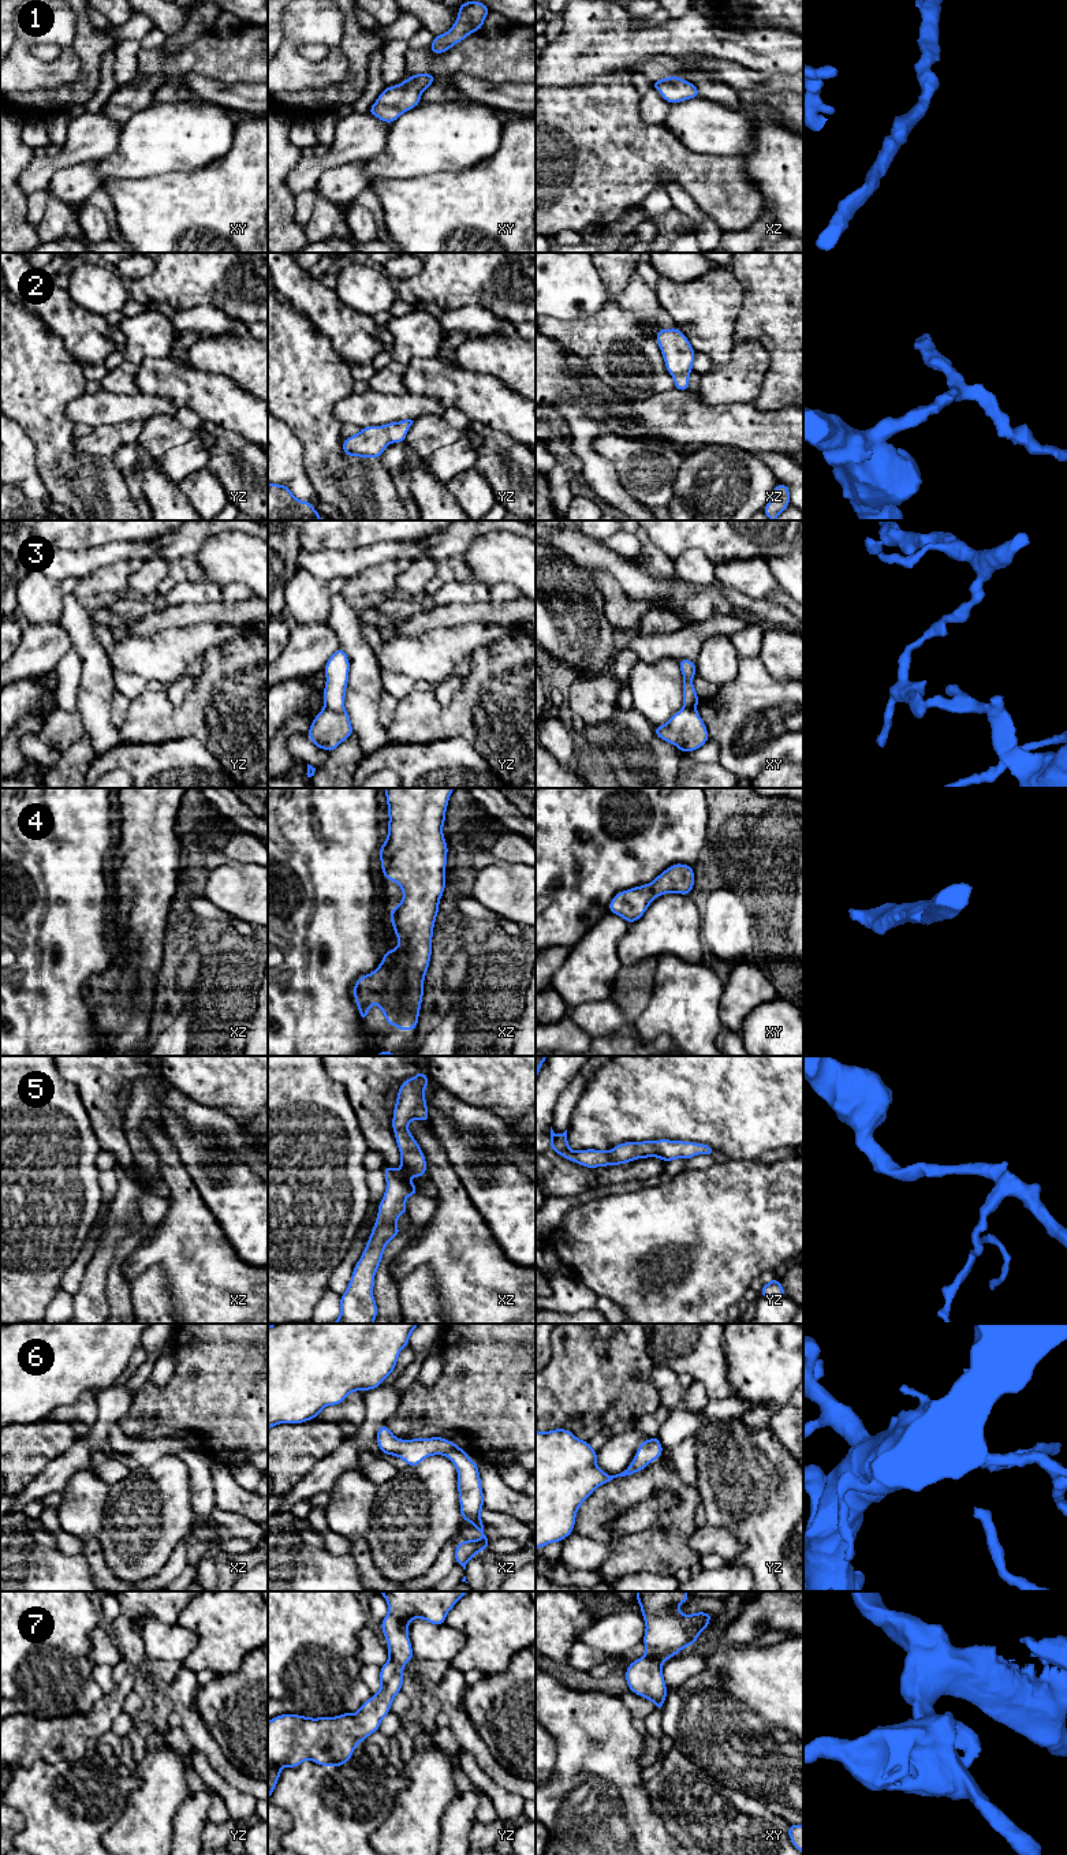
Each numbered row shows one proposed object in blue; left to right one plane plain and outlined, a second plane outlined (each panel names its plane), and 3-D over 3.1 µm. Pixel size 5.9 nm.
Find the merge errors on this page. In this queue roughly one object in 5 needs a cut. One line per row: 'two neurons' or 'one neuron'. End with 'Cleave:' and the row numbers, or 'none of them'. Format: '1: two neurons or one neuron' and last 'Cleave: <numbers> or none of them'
1: one neuron
2: one neuron
3: two neurons
4: one neuron
5: one neuron
6: one neuron
7: one neuron
Cleave: 3

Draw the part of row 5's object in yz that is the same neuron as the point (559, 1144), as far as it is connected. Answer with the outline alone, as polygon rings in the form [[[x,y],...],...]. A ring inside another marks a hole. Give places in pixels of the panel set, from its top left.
[[[551,1127],[551,1149],[562,1157],[586,1168],[627,1164],[638,1158],[657,1157],[664,1162],[676,1158],[689,1160],[698,1154],[712,1156],[716,1150],[704,1143],[684,1141],[642,1141],[616,1145],[609,1152],[586,1149],[574,1152],[568,1146],[567,1130],[555,1134]]]

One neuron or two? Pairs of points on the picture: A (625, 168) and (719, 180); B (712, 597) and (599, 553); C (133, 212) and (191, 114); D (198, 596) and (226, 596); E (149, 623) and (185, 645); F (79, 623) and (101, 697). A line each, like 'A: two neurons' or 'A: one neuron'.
A: one neuron
B: one neuron
C: one neuron
D: one neuron
E: two neurons
F: one neuron

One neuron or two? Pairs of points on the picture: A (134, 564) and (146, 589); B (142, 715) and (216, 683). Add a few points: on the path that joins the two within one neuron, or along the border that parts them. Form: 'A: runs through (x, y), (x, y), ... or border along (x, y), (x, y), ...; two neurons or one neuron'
A: border along (142, 562), (130, 577), (127, 586); two neurons
B: runs through (160, 715), (185, 715), (198, 701); one neuron

